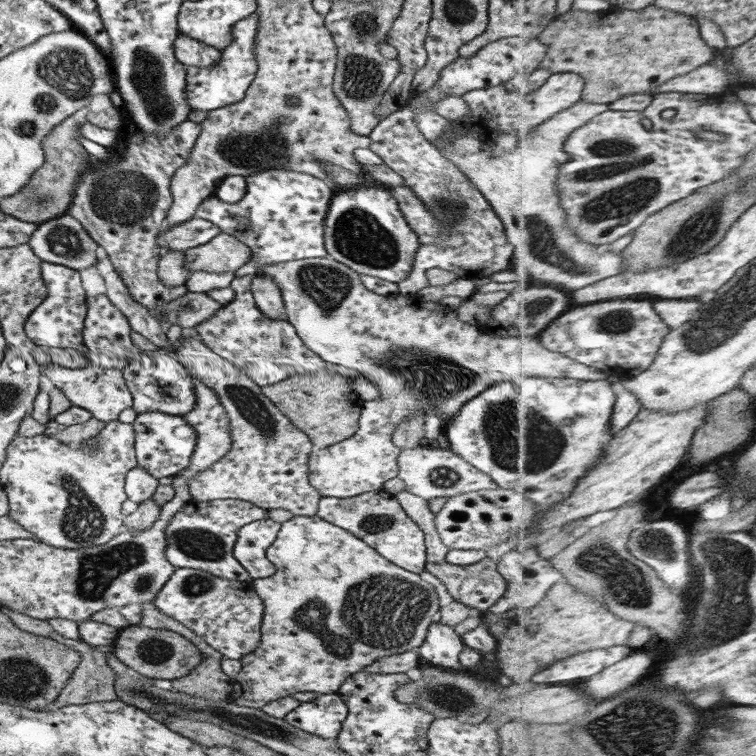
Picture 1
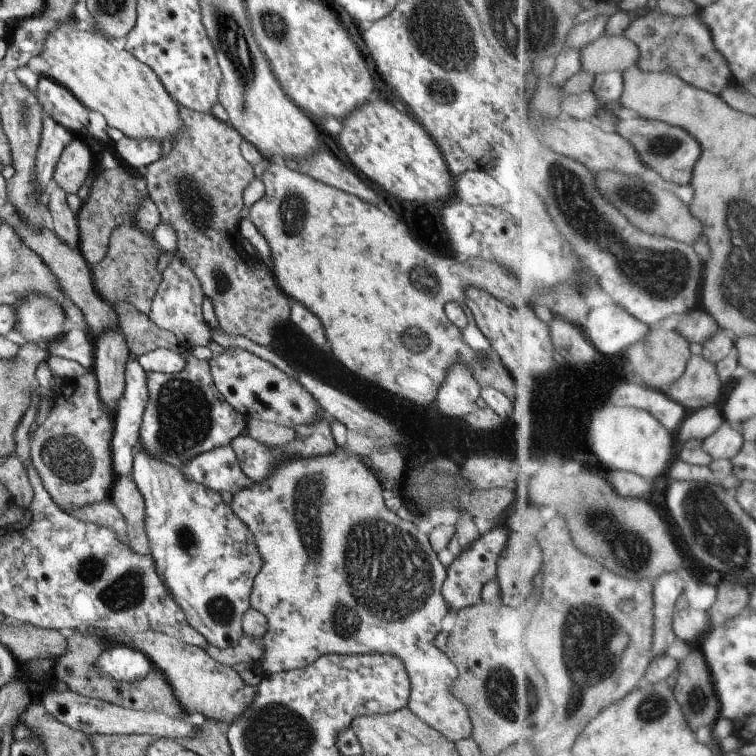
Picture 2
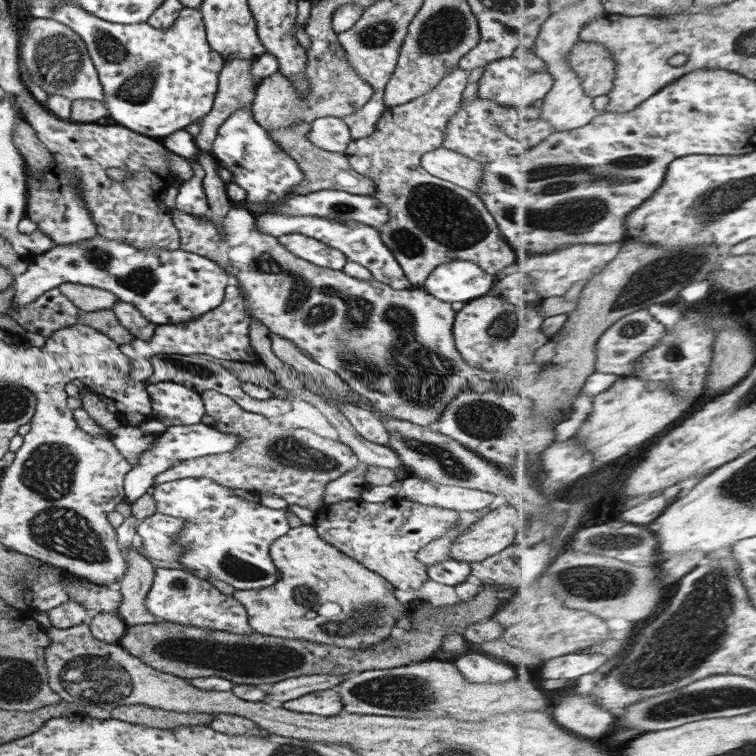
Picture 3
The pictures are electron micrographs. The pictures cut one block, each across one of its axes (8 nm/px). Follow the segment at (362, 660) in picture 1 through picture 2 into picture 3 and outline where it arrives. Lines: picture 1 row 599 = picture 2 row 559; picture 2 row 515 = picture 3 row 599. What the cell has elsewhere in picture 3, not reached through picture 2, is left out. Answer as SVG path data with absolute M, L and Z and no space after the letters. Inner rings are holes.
M312 525L290 528L283 536L277 537L269 545L269 558L279 572L275 583L257 590L234 590L232 593L232 597L245 608L247 622L255 633L333 647L365 648L387 637L399 615L411 613L408 604L396 598L393 584L387 583L353 558L341 554L329 542L323 542Z

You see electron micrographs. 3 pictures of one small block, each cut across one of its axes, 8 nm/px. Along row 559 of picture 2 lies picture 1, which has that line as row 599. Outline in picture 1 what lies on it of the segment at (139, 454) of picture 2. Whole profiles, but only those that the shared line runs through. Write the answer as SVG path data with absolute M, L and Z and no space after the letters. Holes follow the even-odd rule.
M175 568L152 603L157 610L192 630L222 657L239 660L257 648L263 605L247 581L227 581L204 570Z

